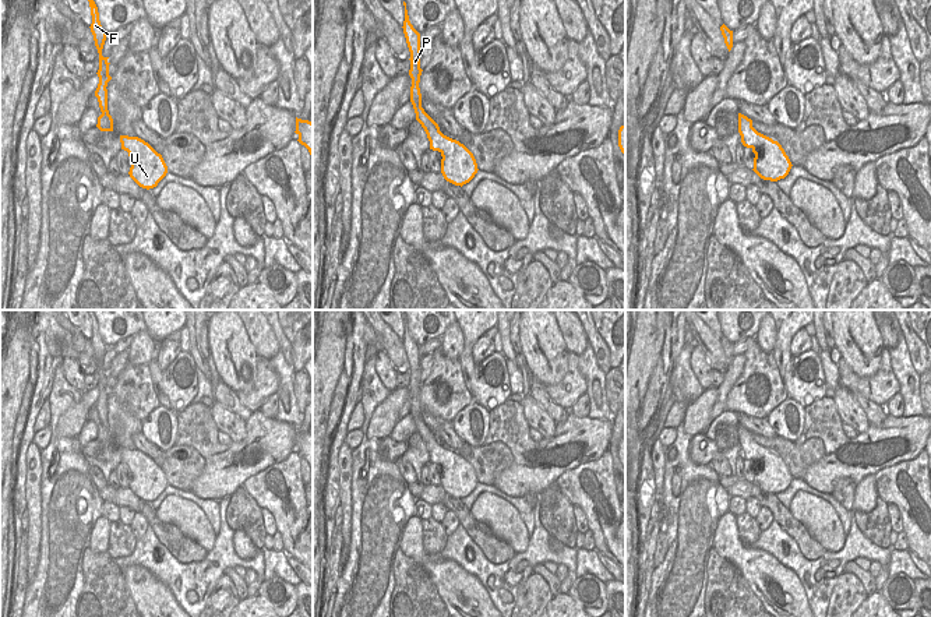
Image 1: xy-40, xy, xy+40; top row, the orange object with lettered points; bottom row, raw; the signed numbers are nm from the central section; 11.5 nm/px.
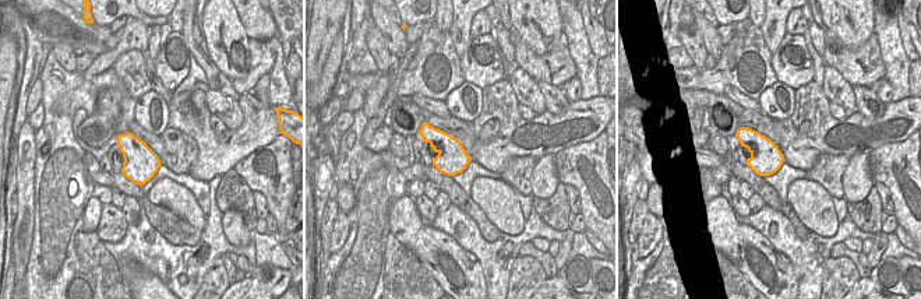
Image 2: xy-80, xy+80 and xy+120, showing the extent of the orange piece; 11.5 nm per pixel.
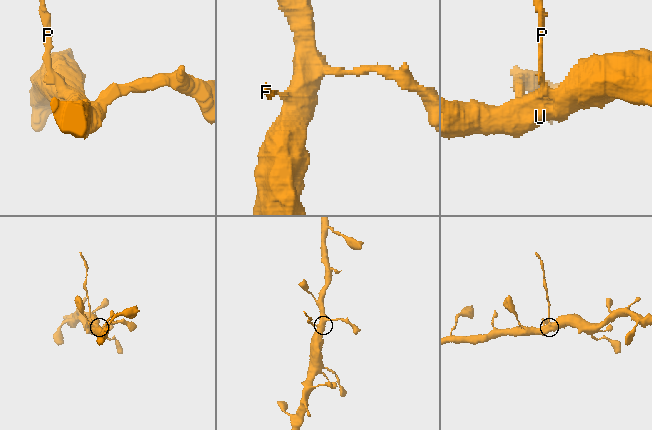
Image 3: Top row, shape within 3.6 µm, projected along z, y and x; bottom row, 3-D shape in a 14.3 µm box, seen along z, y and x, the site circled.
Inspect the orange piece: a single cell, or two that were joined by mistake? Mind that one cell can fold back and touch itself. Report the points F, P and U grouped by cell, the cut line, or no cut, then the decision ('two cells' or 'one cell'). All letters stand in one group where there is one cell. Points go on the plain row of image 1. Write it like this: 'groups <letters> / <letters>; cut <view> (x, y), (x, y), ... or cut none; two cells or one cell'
groups F P / U; cut xy (432, 432), (425, 443); two cells

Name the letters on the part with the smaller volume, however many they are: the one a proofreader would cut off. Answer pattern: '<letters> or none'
F, P

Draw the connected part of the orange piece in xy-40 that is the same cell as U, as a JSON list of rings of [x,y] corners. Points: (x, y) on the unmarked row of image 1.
[[[120,448],[120,455],[130,469],[130,490],[142,501],[156,500],[167,486],[162,468],[138,449]]]

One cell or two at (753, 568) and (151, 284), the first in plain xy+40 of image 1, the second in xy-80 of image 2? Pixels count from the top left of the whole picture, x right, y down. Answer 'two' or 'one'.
one

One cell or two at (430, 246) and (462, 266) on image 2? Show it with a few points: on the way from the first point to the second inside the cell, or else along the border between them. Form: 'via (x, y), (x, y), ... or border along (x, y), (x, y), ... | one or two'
via (438, 249), (448, 252), (454, 257) | one

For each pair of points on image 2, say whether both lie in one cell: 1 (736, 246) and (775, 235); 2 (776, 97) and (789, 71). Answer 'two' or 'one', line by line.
1: two
2: two

